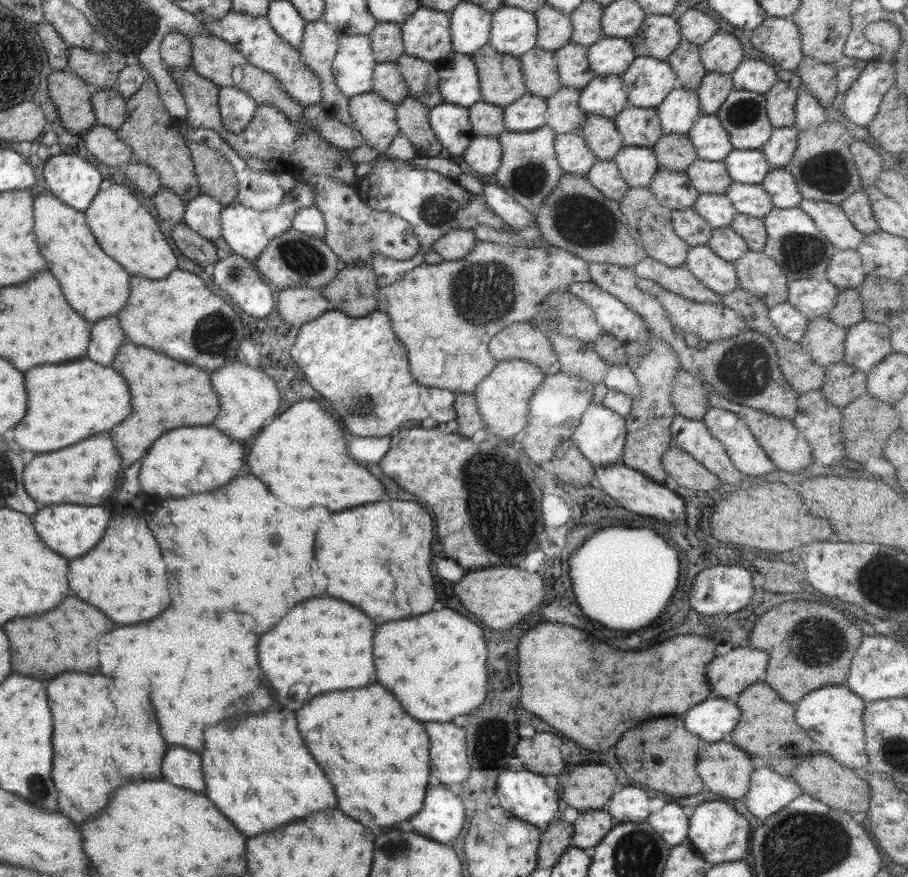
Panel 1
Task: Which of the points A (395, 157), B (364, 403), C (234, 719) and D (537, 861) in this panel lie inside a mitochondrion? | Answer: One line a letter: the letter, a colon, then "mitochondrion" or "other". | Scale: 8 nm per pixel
A: other
B: mitochondrion
C: other
D: other

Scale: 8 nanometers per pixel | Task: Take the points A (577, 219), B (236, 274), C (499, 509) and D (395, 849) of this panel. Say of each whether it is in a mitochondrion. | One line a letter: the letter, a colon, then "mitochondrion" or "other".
A: mitochondrion
B: mitochondrion
C: mitochondrion
D: mitochondrion

